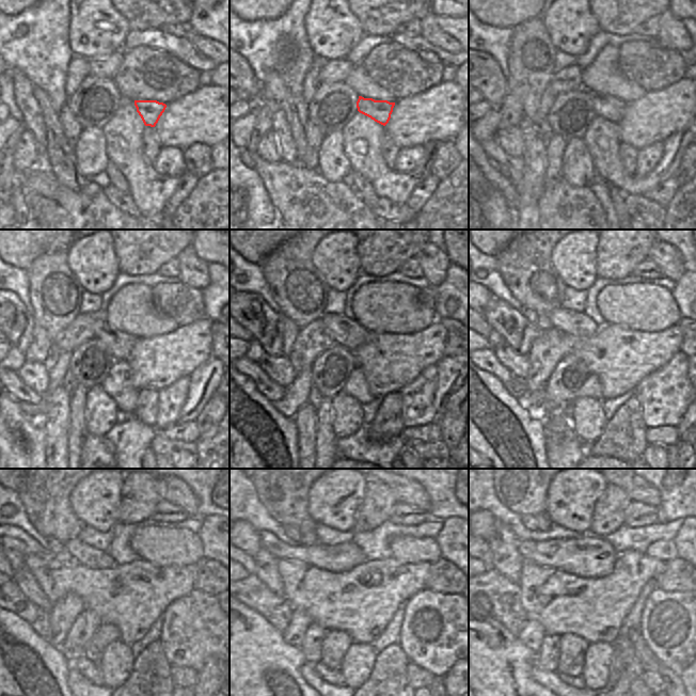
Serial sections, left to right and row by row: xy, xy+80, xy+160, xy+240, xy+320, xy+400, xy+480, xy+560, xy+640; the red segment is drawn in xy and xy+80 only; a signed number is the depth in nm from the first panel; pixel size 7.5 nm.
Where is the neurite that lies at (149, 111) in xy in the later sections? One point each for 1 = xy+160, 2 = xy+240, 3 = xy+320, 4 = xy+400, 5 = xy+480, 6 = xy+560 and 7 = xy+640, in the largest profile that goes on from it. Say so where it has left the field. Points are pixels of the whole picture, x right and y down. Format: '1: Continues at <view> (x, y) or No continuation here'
1: Continues at xy+160 (607, 107)
2: Continues at xy+240 (120, 344)
3: Continues at xy+320 (345, 331)
4: Continues at xy+400 (569, 322)
5: Continues at xy+480 (77, 552)
6: Continues at xy+560 (309, 539)
7: Continues at xy+640 (544, 523).

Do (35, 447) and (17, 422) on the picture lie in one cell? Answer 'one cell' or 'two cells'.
one cell

